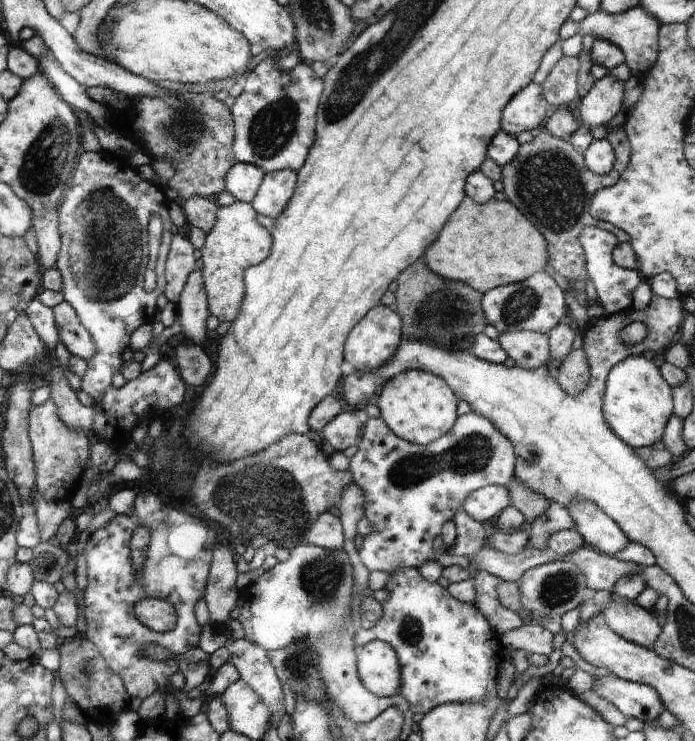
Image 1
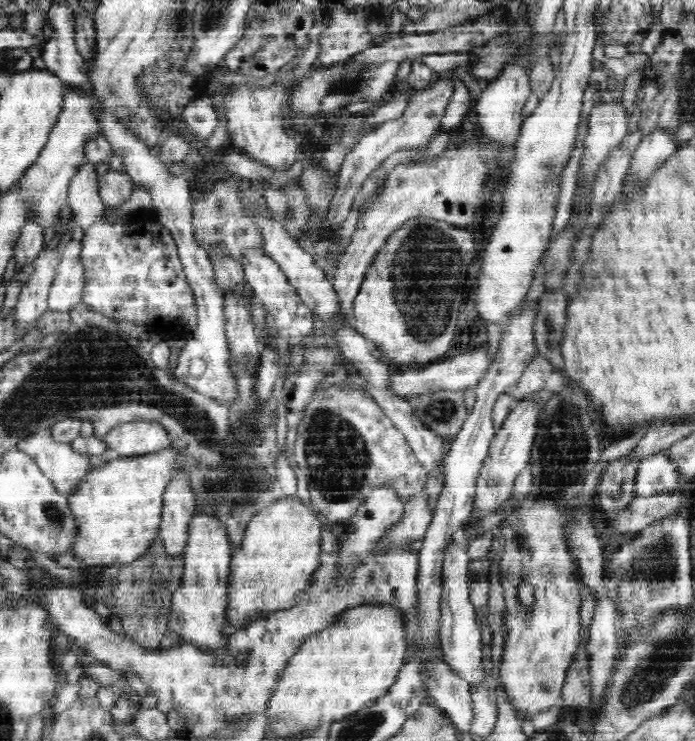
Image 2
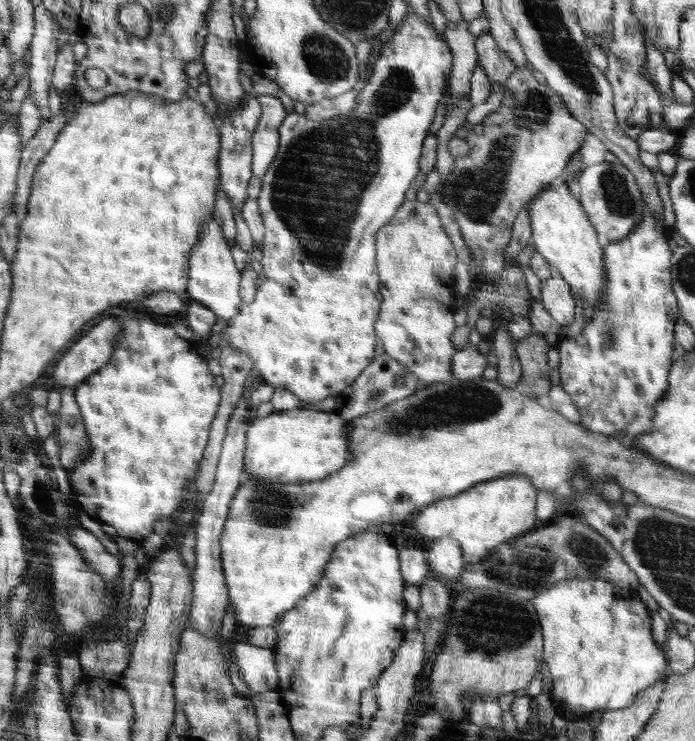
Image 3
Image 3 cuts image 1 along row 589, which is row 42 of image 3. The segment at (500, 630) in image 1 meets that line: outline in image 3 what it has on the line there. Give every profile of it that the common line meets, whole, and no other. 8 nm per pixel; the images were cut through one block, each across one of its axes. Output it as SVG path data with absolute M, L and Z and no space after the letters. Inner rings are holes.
M489 32L476 36L475 50L477 62L485 70L491 87L494 88L496 84L505 85L508 77L516 71L516 63L512 61L512 58L497 46Z

